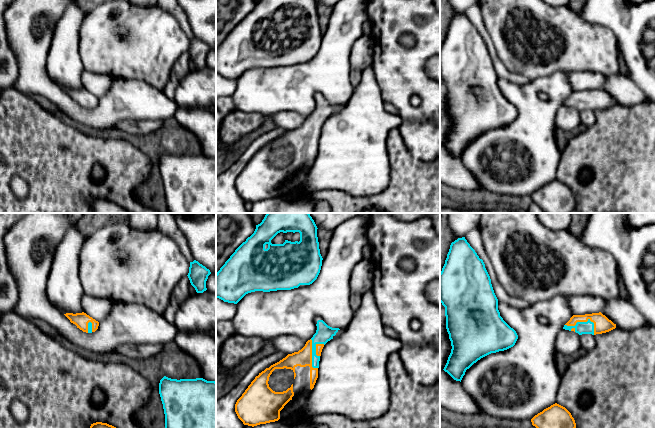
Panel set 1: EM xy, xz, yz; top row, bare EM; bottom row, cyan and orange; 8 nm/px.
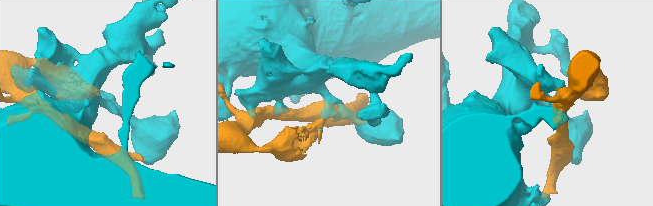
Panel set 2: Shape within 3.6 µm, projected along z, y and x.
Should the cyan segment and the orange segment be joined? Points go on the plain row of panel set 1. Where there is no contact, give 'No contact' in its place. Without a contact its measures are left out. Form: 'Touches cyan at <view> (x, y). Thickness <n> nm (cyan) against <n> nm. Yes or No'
Touches cyan at yz (585, 98). Thickness 100 nm (cyan) against 140 nm. No

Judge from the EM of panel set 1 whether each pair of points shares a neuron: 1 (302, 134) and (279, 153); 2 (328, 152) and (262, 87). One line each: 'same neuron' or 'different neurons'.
1: same neuron
2: different neurons

